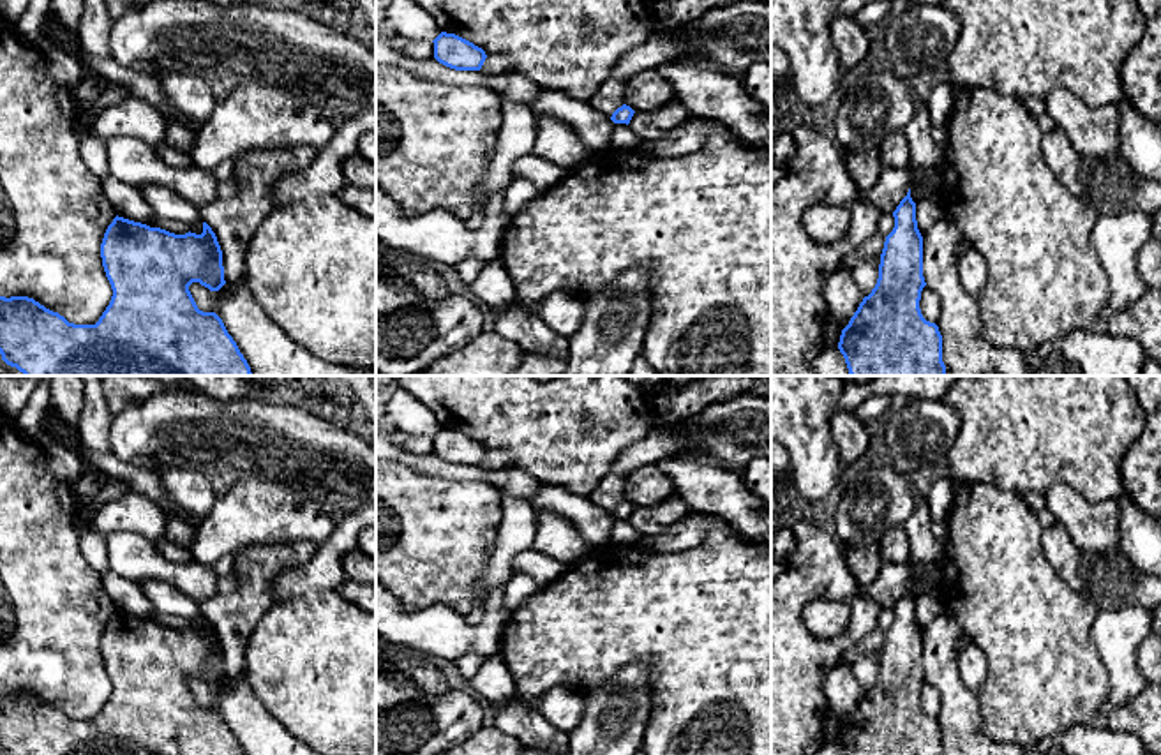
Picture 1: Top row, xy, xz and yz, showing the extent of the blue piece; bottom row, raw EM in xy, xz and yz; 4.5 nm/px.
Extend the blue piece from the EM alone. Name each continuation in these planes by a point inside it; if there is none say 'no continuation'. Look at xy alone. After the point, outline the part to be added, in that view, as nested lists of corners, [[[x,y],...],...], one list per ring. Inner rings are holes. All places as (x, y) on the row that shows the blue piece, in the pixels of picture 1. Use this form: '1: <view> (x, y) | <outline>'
no continuation

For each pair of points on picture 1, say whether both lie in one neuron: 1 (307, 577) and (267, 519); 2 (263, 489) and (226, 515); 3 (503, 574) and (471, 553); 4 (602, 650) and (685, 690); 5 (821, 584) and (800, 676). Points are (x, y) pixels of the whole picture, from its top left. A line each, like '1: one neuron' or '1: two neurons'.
1: two neurons
2: one neuron
3: two neurons
4: one neuron
5: one neuron

